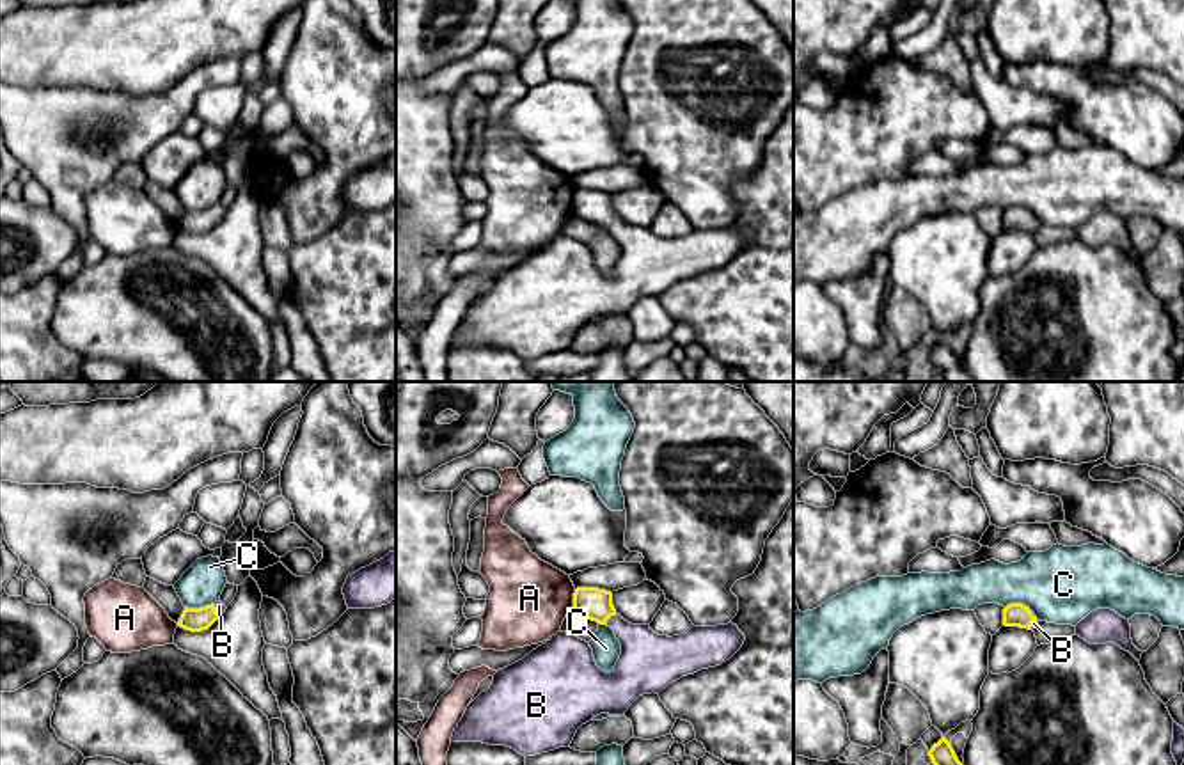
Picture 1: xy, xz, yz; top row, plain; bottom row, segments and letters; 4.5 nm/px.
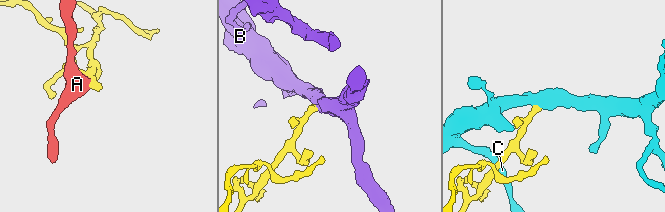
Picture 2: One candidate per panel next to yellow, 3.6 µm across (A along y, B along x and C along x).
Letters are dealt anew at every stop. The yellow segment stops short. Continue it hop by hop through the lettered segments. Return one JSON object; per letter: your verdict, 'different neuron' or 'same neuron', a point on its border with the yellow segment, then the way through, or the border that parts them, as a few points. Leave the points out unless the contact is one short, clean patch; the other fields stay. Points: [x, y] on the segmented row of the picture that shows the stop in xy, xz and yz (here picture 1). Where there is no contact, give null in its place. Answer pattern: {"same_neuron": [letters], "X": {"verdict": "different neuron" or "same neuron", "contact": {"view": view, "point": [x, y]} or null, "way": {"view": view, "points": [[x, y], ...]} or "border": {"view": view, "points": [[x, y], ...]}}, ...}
{"same_neuron": ["B"], "A": {"verdict": "different neuron", "contact": {"view": "xz", "point": [574, 600]}}, "B": {"verdict": "same neuron", "contact": {"view": "xz", "point": [609, 616]}, "way": {"view": "xz", "points": [[595, 604], [609, 616], [647, 657]]}}, "C": {"verdict": "different neuron", "contact": {"view": "xy", "point": [201, 607]}, "border": {"view": "xy", "points": [[213, 602], [203, 607], [185, 607]]}}}

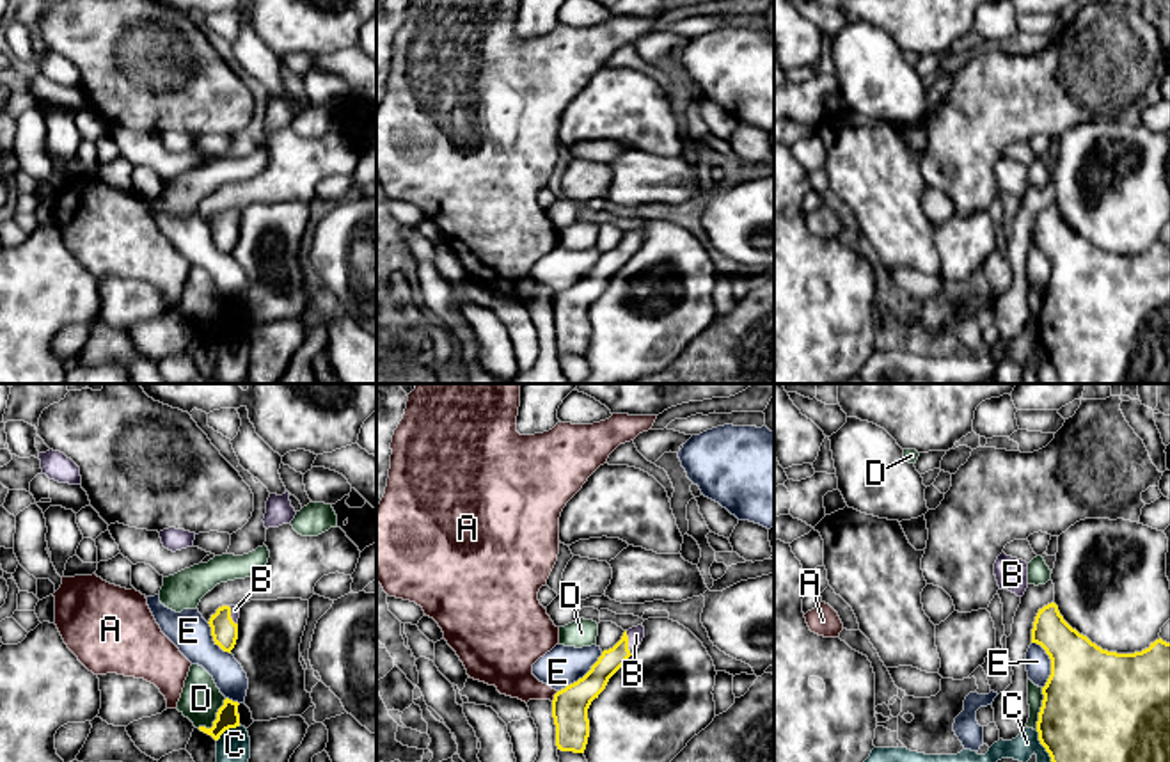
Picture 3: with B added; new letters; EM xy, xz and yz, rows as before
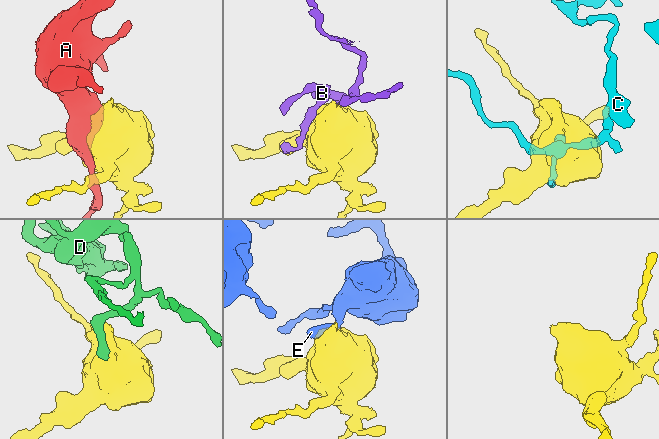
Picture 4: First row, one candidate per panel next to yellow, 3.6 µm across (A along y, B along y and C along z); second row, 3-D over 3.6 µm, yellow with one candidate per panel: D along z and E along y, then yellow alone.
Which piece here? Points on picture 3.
{"same_neuron": ["B"], "A": {"verdict": "different neuron", "contact": {"view": "xz", "point": [554, 697]}}, "B": {"verdict": "same neuron", "contact": {"view": "xz", "point": [627, 643]}, "way": {"view": "xz", "points": [[593, 682], [627, 643], [636, 634]]}}, "C": {"verdict": "different neuron", "contact": {"view": "yz", "point": [1043, 745]}}, "D": {"verdict": "different neuron", "contact": {"view": "xy", "point": [215, 720]}, "border": {"view": "xy", "points": [[226, 698], [213, 723], [210, 727], [197, 727]]}}, "E": {"verdict": "different neuron", "contact": {"view": "yz", "point": [1051, 663]}}}

